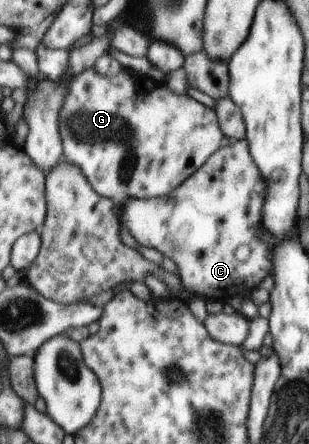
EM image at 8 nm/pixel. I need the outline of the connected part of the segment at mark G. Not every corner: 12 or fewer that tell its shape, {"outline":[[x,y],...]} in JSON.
{"outline":[[125,67],[67,87],[64,157],[117,203],[169,195],[219,149],[215,112]]}

